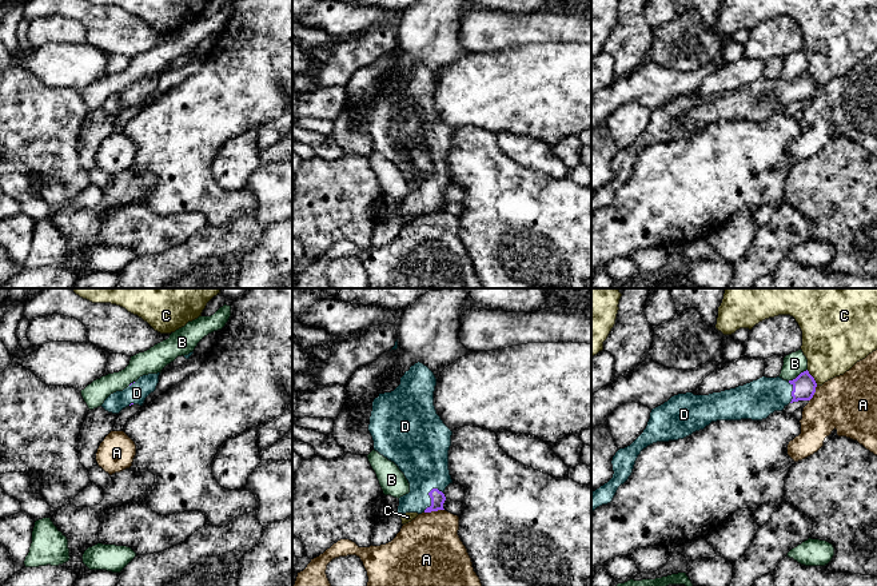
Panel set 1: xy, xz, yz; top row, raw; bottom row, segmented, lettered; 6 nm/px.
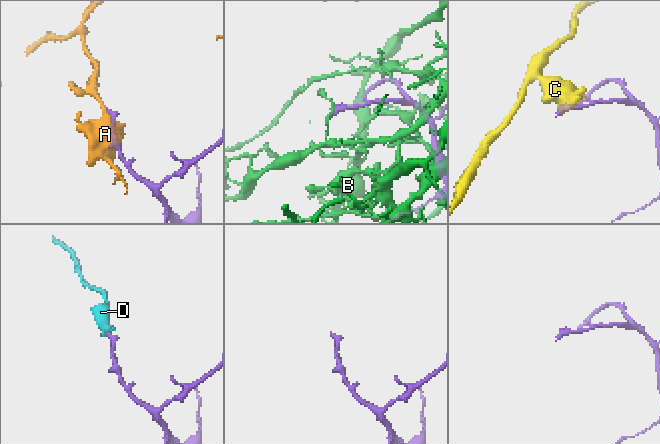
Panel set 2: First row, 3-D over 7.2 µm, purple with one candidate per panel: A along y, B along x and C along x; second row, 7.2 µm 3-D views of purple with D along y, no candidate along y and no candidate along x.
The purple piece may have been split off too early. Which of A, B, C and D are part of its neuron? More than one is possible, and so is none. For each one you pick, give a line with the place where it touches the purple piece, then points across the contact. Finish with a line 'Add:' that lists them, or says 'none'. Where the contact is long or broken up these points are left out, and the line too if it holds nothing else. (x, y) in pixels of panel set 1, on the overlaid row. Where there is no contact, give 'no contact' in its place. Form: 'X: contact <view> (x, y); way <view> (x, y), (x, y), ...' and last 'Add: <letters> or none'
D: contact xz (430, 497); way xz (438, 498), (430, 497), (422, 457)
Add: D

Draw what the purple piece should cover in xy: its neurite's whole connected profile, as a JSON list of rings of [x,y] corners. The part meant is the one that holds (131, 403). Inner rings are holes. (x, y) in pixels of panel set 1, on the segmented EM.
[[[160,372],[140,376],[123,391],[111,394],[101,407],[108,412],[119,414],[131,404],[143,406],[145,398],[156,390],[159,375]]]

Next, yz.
[[[806,370],[789,382],[780,376],[762,376],[709,395],[686,392],[671,396],[651,410],[643,432],[630,446],[615,453],[611,461],[613,478],[591,491],[591,513],[613,501],[618,487],[631,475],[638,455],[647,446],[683,439],[717,420],[766,419],[789,403],[810,400],[816,387],[814,378]]]

